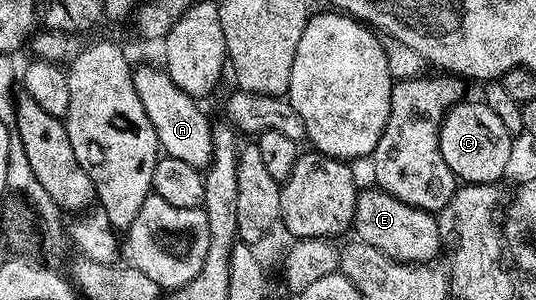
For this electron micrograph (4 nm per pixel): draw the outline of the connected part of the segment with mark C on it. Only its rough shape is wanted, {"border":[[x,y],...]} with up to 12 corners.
{"border":[[484,101],[453,104],[439,153],[462,184],[500,184],[514,136]]}

